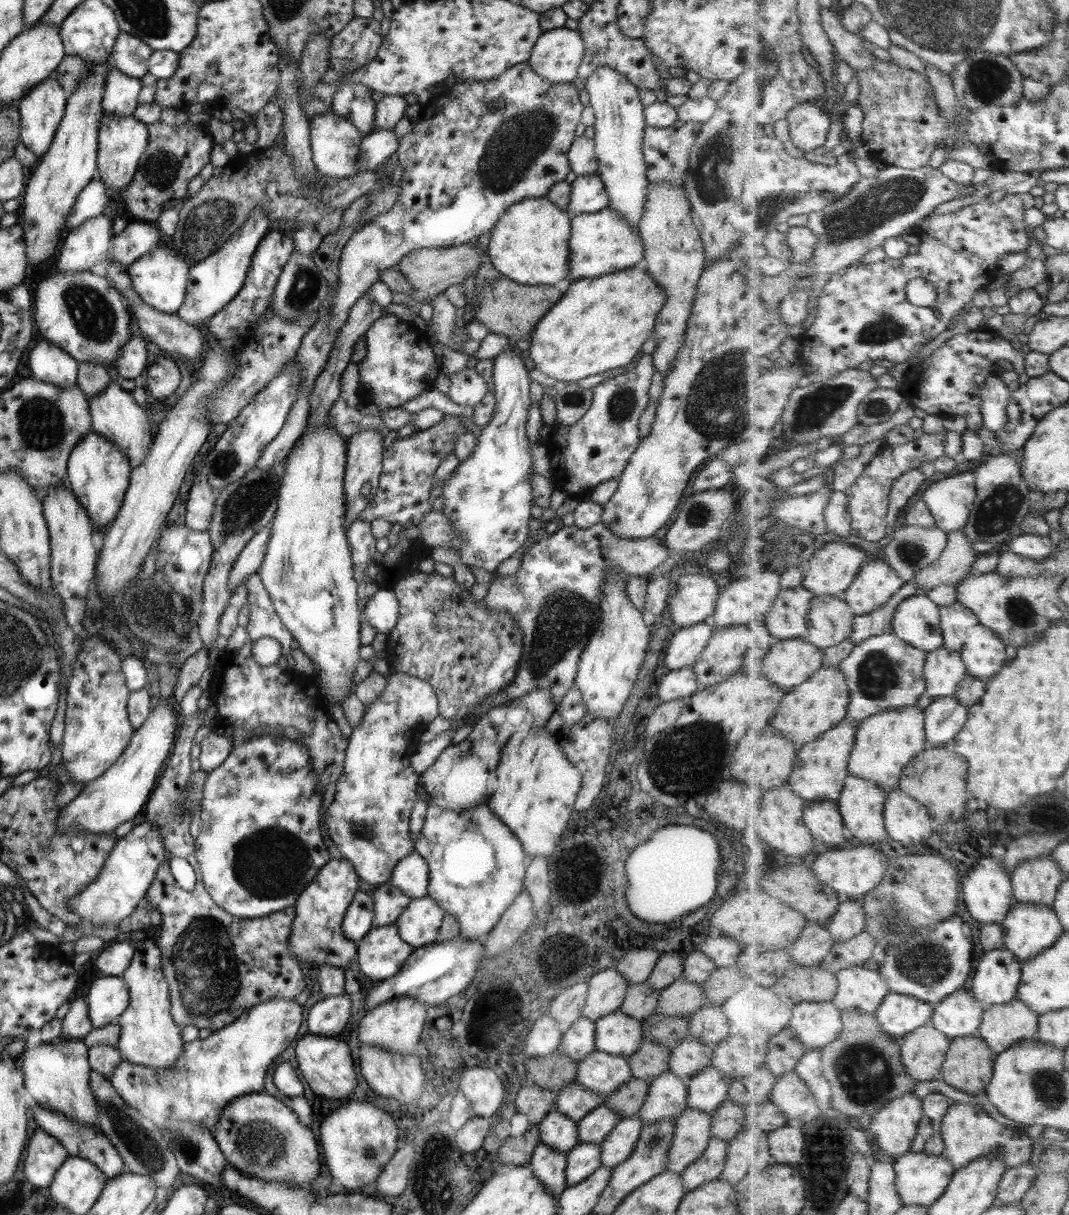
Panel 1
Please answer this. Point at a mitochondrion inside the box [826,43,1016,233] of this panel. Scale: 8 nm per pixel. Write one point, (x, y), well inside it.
(984, 79)

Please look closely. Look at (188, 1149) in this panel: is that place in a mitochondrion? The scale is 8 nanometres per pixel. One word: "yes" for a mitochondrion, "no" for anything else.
yes

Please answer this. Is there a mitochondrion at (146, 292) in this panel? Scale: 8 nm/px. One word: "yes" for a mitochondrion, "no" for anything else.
no

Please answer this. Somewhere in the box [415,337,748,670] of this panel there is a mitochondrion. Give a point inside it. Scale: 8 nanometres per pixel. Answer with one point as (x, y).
(624, 401)

